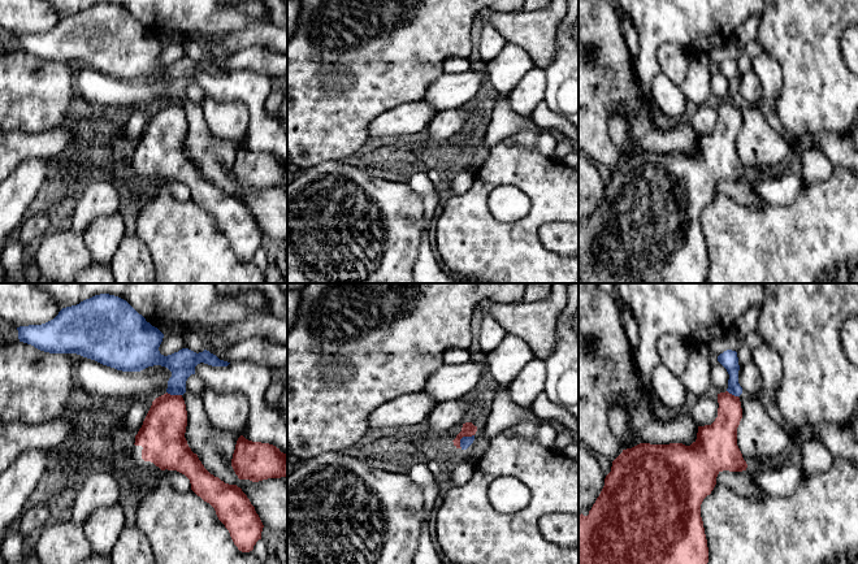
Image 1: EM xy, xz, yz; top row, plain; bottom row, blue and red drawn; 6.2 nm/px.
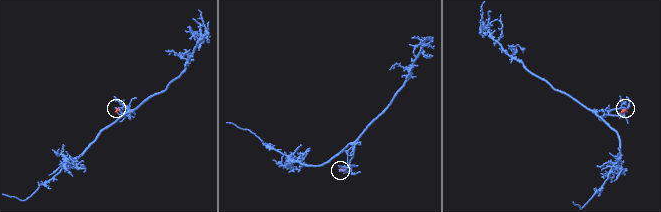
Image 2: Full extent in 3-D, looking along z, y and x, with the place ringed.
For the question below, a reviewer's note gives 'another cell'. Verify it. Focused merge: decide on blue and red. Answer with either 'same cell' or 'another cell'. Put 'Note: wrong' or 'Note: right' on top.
Note: right
another cell

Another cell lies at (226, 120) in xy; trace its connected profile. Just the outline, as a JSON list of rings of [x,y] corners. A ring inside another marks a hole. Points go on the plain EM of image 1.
[[[208,95],[200,104],[209,131],[226,140],[240,143],[248,127],[248,108],[240,101],[225,101]]]

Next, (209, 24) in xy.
[[[48,0],[60,17],[77,14],[95,4],[109,3],[126,9],[147,31],[164,38],[169,30],[192,36],[205,55],[225,61],[231,56],[224,42],[234,32],[269,23],[260,0],[242,0],[222,6],[217,0]]]

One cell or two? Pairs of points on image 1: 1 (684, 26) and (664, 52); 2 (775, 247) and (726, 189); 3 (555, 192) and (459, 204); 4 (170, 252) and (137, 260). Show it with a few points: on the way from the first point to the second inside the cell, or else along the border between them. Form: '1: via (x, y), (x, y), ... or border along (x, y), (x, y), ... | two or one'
1: border along (690, 52), (677, 43), (662, 43), (654, 56) | two
2: border along (716, 191), (742, 204), (765, 203) | two
3: via (532, 177), (494, 177), (482, 189) | one
4: border along (137, 234), (147, 248), (155, 269) | two

